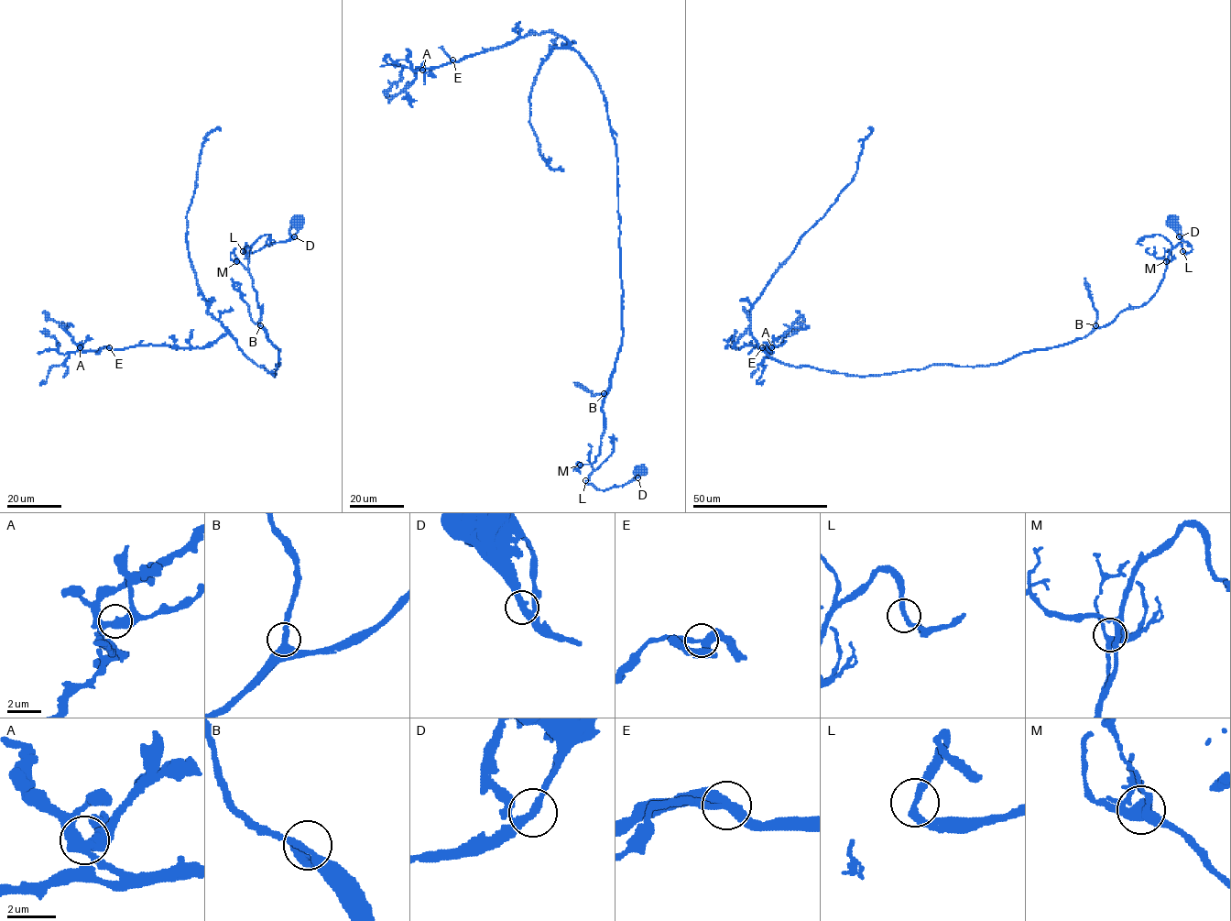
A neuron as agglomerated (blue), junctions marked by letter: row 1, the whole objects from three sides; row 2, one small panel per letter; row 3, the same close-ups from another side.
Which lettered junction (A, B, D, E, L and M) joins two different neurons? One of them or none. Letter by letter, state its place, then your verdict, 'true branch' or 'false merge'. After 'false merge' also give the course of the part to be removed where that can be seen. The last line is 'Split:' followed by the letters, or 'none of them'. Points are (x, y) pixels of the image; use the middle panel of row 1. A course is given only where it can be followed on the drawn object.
A: place (422, 70); true branch
B: place (604, 393); true branch
D: place (637, 477); true branch
E: place (452, 60); true branch
L: place (585, 480); true branch
M: place (580, 465); true branch
Split: none of them

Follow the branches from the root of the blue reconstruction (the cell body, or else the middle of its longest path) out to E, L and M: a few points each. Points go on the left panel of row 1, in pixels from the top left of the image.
E: (297, 221), (291, 238), (243, 249), (259, 325), (278, 349), (274, 376), (226, 329), (204, 347), (109, 347)
L: (297, 221), (298, 232), (291, 238), (252, 252), (243, 251)
M: (297, 221), (298, 232), (287, 241), (244, 253), (245, 244), (250, 248), (247, 269), (236, 261)

